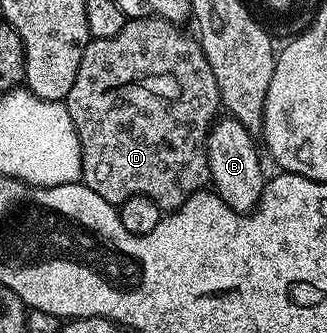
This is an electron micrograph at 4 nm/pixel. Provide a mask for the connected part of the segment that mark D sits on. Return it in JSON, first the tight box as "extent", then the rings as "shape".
{"extent":[65,16,222,214],"shape":[[[140,16],[127,19],[124,30],[120,34],[112,34],[112,38],[91,39],[90,45],[84,50],[84,58],[80,58],[80,70],[76,70],[76,82],[72,82],[72,90],[68,90],[65,98],[66,109],[74,123],[74,129],[80,142],[82,155],[81,183],[91,188],[100,198],[104,198],[111,206],[123,204],[133,196],[147,196],[162,208],[163,213],[169,214],[179,208],[194,192],[201,192],[211,183],[209,172],[209,154],[207,140],[212,131],[212,125],[222,108],[222,95],[216,84],[216,74],[208,64],[201,44],[193,35],[190,36],[179,25],[159,16]]]}

